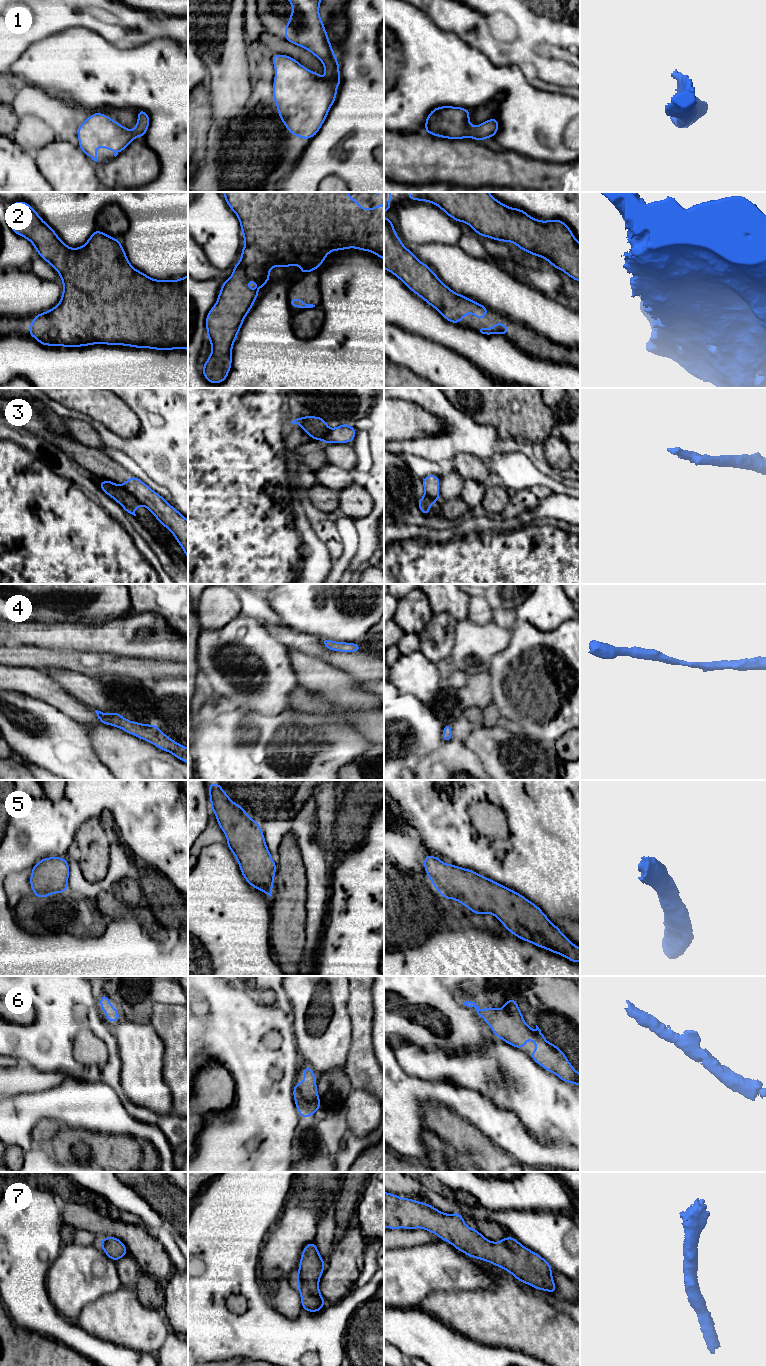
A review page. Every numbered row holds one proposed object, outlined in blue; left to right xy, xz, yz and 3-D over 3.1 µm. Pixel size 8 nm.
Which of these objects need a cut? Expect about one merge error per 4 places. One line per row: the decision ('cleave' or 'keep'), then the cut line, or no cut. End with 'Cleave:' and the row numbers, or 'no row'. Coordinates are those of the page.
1: keep; no cut
2: keep; no cut
3: cleave; cut in xy along (121, 486), (141, 504)
4: keep; no cut
5: keep; no cut
6: keep; no cut
7: keep; no cut
Cleave: 3

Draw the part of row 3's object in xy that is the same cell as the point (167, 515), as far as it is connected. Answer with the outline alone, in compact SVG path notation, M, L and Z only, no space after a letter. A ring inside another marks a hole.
M138 477L128 478L122 487L146 507L162 526L172 532L188 559L188 520Z

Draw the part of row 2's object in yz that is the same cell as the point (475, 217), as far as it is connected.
M409 192L407 198L435 204L455 221L465 222L479 236L512 242L519 249L549 261L551 266L580 282L580 243L568 225L559 219L536 220L522 209L506 206L489 192Z

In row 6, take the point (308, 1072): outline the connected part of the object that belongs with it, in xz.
M306 1066L302 1074L306 1077L301 1083L296 1083L293 1087L293 1097L298 1113L302 1118L309 1118L321 1109L320 1096L317 1092L317 1079L314 1070Z

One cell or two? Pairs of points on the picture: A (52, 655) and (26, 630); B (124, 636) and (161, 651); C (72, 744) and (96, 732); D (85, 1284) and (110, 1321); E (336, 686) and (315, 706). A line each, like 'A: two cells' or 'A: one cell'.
A: two cells
B: one cell
C: two cells
D: two cells
E: two cells

